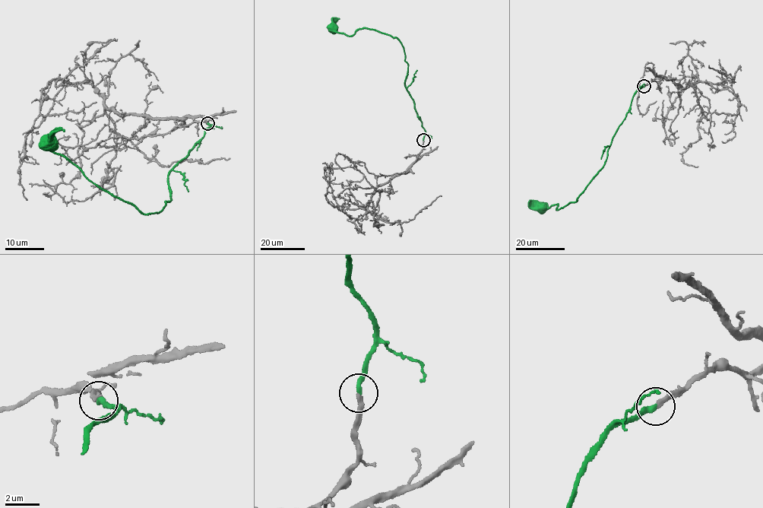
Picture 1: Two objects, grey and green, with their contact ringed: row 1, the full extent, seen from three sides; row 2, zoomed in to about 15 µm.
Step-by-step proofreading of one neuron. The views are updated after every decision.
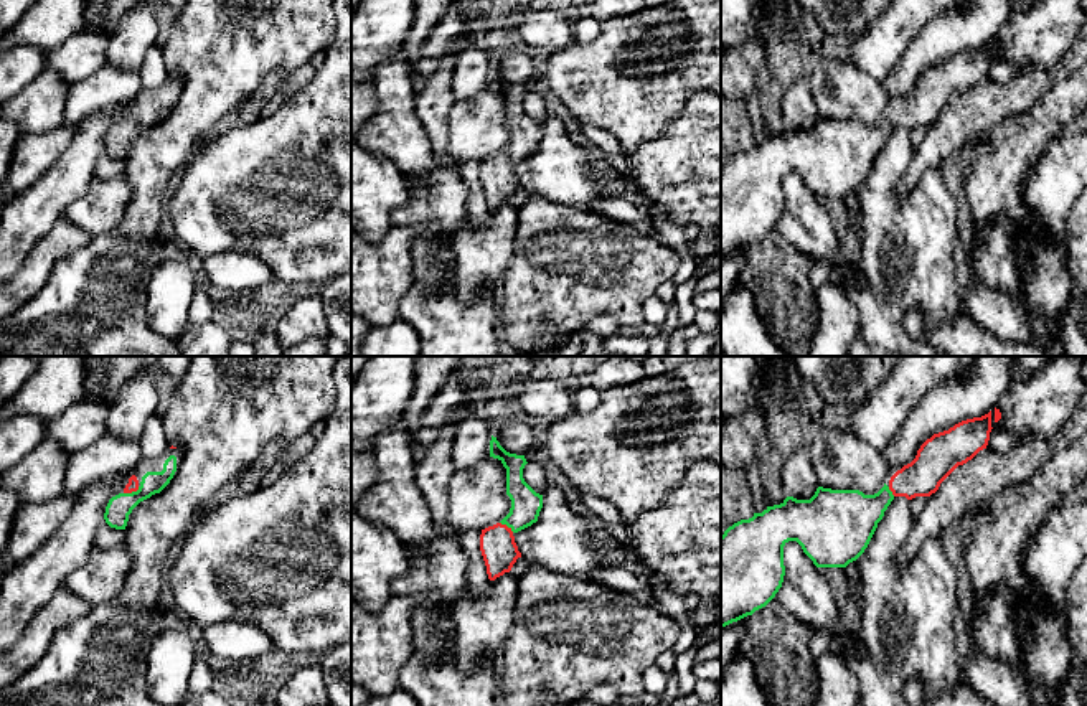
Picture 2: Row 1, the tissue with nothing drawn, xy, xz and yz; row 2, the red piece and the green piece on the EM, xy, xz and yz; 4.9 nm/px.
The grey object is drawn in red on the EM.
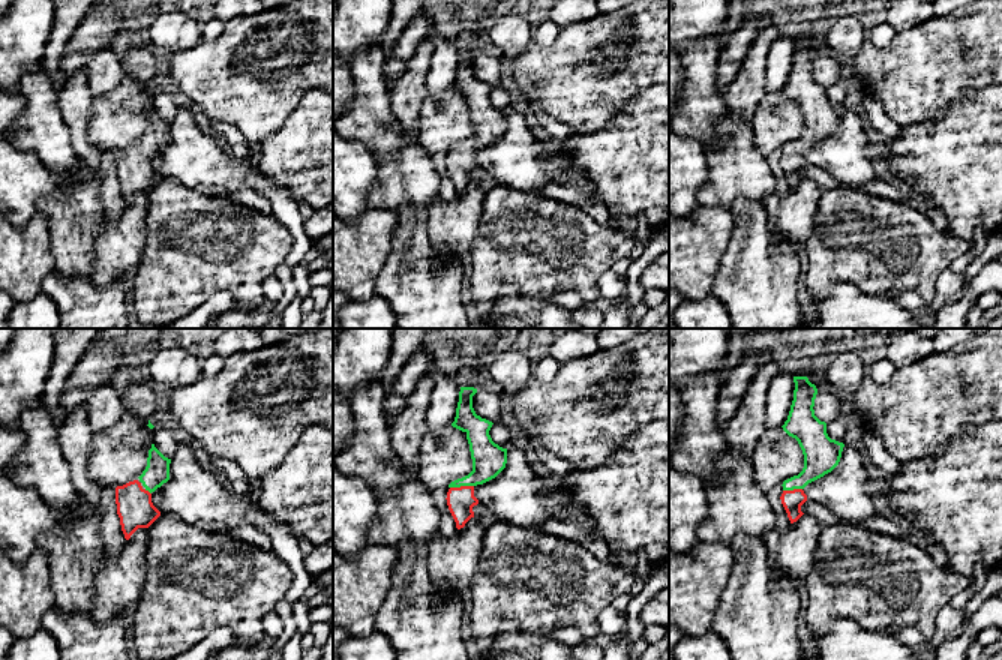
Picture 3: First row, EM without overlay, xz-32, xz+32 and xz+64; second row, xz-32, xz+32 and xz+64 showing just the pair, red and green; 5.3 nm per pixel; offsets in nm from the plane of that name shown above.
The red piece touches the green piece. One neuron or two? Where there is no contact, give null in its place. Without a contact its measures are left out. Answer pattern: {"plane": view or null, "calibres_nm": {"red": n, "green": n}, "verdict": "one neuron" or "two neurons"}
{"plane": "xy", "calibres_nm": {"red": 60, "green": 120}, "verdict": "one neuron"}

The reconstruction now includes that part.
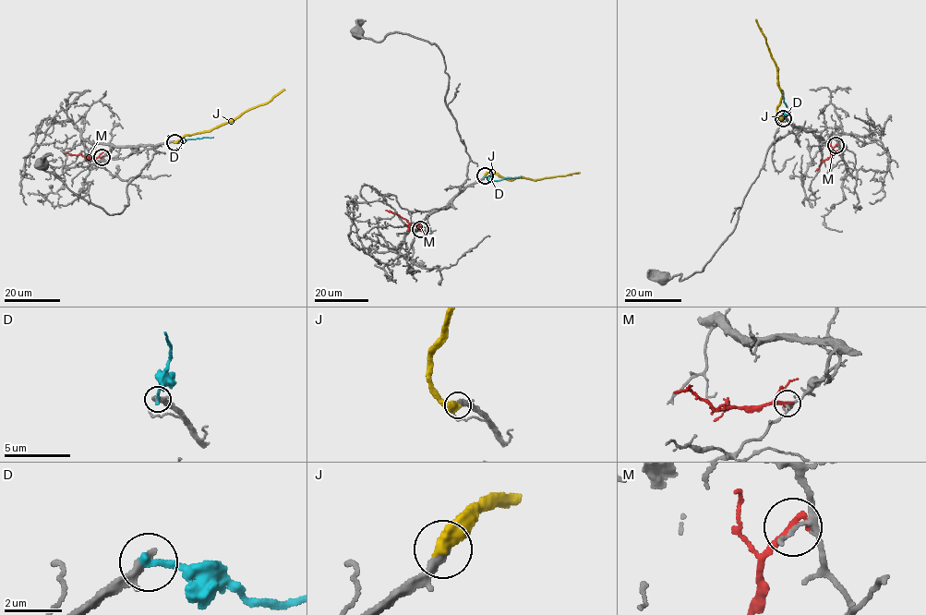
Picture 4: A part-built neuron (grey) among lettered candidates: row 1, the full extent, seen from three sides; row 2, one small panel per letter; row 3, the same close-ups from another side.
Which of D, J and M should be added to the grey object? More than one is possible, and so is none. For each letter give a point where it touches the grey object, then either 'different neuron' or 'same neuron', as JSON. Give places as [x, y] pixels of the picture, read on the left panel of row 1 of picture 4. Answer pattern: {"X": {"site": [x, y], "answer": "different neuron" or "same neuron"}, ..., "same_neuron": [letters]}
{"D": {"site": [174, 141], "answer": "different neuron"}, "J": {"site": [174, 142], "answer": "same neuron"}, "M": {"site": [102, 157], "answer": "different neuron"}, "same_neuron": ["J"]}

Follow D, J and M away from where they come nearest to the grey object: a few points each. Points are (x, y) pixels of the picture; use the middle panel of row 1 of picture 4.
D: (485, 176), (499, 180), (521, 176)
J: (485, 175), (491, 172), (509, 179), (535, 179), (580, 172)
M: (420, 229), (385, 210)

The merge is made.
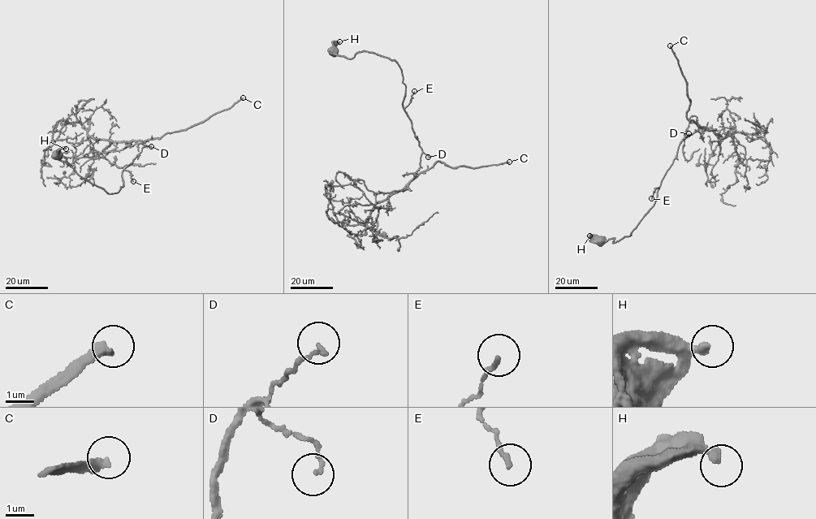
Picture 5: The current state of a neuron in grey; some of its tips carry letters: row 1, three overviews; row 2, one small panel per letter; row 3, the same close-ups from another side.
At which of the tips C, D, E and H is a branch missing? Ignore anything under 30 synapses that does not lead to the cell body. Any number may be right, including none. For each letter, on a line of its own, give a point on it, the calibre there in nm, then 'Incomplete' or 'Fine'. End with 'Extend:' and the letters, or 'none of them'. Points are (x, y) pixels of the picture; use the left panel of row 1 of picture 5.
C: Place: (243, 97). Thickness 320 nm. Incomplete
D: Place: (151, 146). Thickness 120 nm. Fine
E: Place: (133, 181). Thickness 150 nm. Fine
H: Place: (66, 149). Thickness 280 nm. Fine
Extend: C

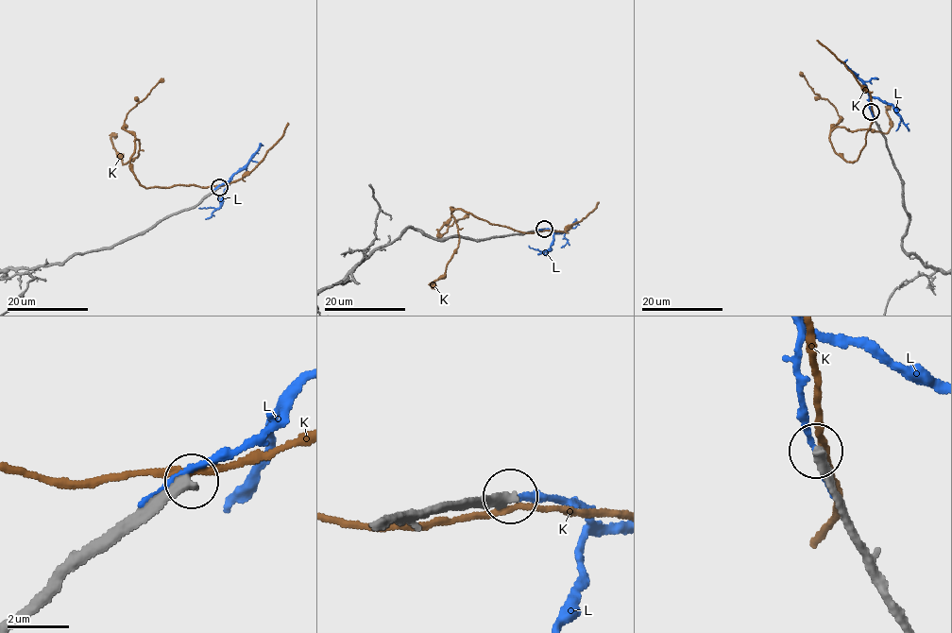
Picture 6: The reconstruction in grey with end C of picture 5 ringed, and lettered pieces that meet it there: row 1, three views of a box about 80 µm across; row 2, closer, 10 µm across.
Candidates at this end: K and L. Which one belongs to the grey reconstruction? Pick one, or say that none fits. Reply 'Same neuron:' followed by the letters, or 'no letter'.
Same neuron: no letter

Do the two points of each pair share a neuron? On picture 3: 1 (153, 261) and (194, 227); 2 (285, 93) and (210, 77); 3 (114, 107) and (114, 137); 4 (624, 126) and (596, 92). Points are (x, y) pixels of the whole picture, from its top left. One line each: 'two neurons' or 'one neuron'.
1: one neuron
2: one neuron
3: one neuron
4: two neurons

